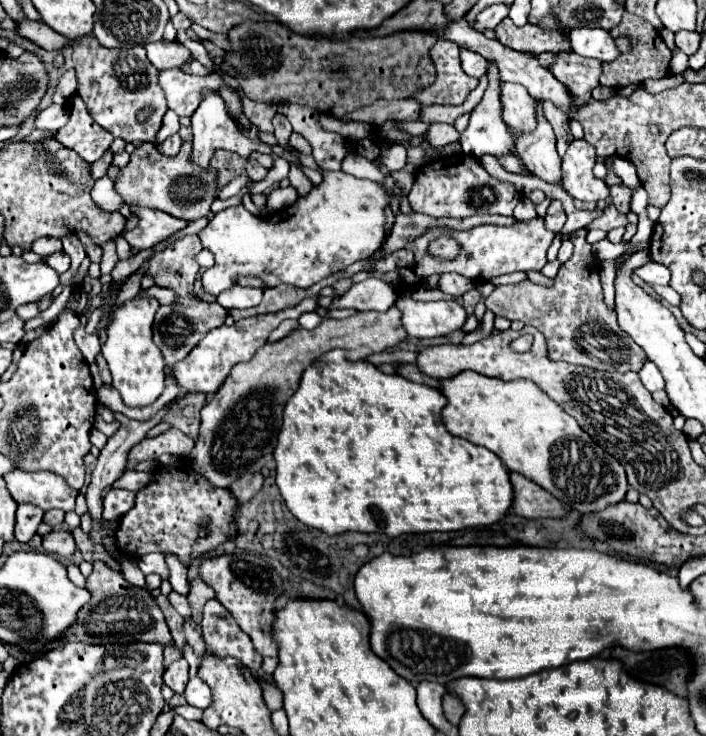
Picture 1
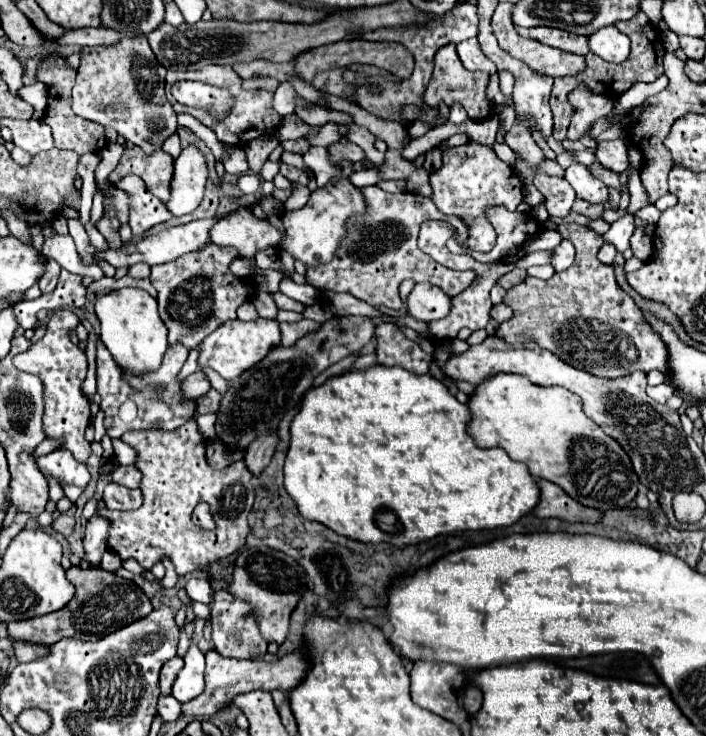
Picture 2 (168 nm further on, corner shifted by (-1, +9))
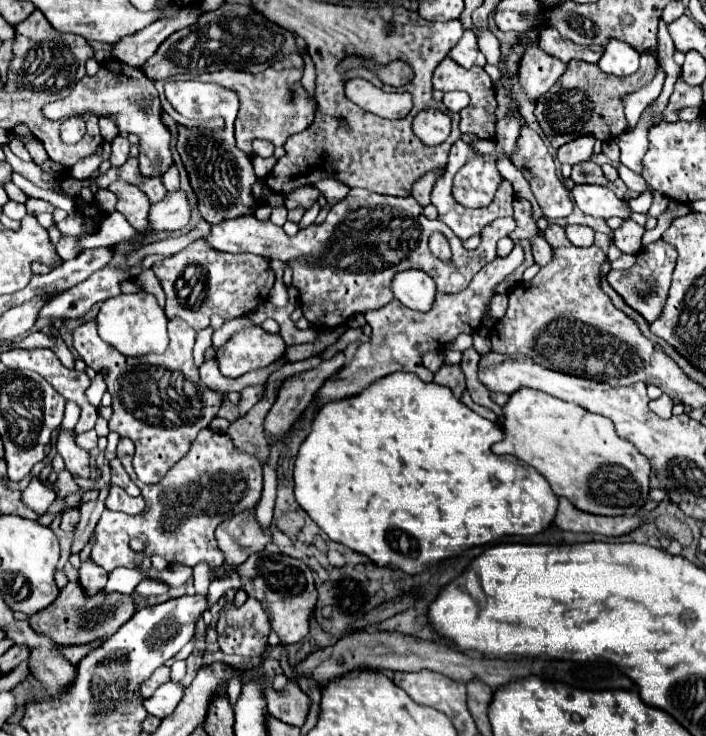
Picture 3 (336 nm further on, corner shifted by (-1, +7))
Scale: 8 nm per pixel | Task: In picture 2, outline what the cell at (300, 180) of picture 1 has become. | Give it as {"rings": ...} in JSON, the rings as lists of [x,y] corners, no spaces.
{"rings":[[[293,183],[293,193],[291,193],[291,197],[285,201],[285,209],[299,209],[303,203],[307,203],[307,199],[309,199],[309,189],[307,187],[303,187],[303,185],[299,185],[299,183]]]}

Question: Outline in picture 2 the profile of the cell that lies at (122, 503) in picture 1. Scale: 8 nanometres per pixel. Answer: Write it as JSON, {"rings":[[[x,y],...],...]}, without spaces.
{"rings":[[[109,483],[103,491],[103,501],[107,505],[107,509],[119,509],[119,511],[127,511],[127,509],[137,509],[143,503],[143,495],[141,489],[127,489],[123,485],[117,483]]]}

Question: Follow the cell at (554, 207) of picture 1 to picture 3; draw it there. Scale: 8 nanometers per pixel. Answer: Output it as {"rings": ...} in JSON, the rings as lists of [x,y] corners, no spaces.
{"rings":[[[527,125],[523,127],[521,131],[521,137],[517,141],[517,151],[515,151],[515,157],[511,159],[515,163],[515,167],[521,167],[523,171],[523,177],[529,181],[535,197],[537,197],[537,203],[543,211],[543,215],[553,221],[553,219],[563,219],[567,217],[571,211],[573,211],[573,199],[569,195],[569,191],[563,187],[563,183],[557,179],[555,175],[555,163],[553,163],[553,157],[549,155],[543,139],[533,131],[529,129]]]}

